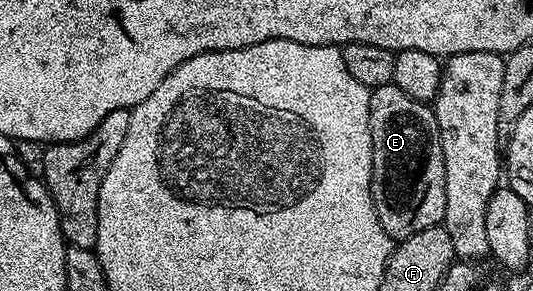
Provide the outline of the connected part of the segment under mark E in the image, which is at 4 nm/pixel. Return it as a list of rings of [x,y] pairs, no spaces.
[[[393,84],[370,91],[372,180],[370,191],[376,216],[391,240],[401,240],[439,225],[446,203],[444,152],[433,109],[412,100]]]

